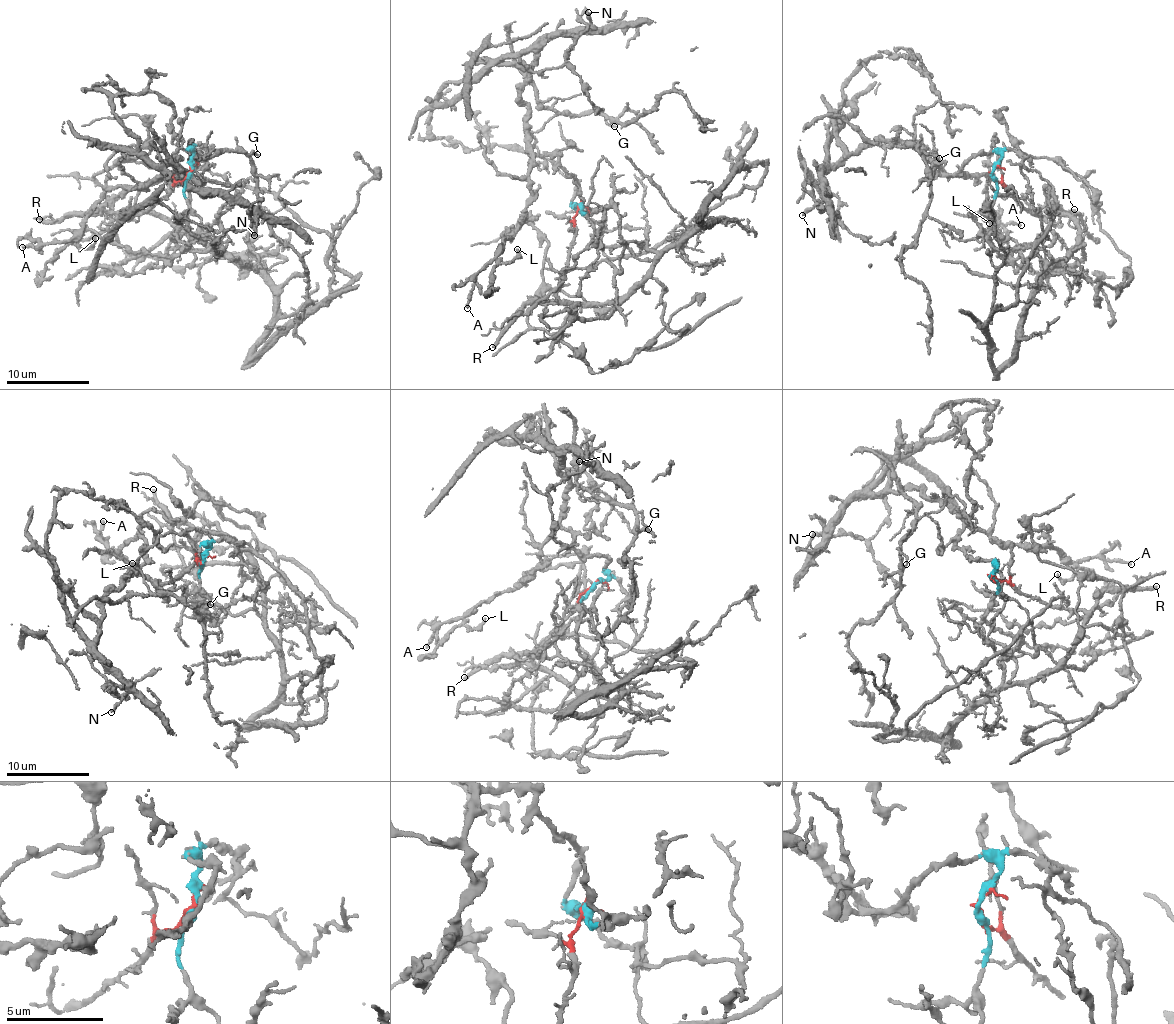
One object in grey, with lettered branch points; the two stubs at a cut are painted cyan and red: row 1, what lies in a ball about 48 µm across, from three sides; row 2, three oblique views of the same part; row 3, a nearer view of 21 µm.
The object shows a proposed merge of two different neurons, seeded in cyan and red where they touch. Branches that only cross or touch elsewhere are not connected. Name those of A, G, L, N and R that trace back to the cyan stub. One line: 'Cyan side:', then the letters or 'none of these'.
Cyan side: A, G, L, N

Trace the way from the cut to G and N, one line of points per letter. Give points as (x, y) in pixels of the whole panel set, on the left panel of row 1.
G: (190, 170), (190, 150), (201, 155), (184, 183), (165, 169), (172, 158), (205, 158), (221, 151), (258, 155)
N: (190, 170), (190, 150), (183, 182), (165, 169), (180, 160), (238, 198), (253, 235)

